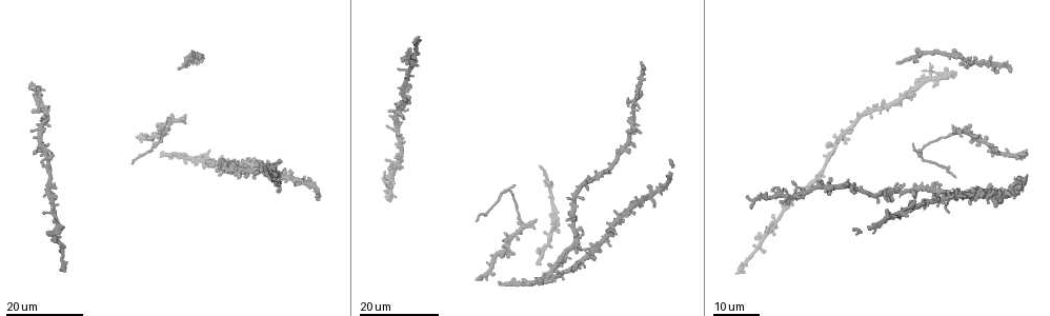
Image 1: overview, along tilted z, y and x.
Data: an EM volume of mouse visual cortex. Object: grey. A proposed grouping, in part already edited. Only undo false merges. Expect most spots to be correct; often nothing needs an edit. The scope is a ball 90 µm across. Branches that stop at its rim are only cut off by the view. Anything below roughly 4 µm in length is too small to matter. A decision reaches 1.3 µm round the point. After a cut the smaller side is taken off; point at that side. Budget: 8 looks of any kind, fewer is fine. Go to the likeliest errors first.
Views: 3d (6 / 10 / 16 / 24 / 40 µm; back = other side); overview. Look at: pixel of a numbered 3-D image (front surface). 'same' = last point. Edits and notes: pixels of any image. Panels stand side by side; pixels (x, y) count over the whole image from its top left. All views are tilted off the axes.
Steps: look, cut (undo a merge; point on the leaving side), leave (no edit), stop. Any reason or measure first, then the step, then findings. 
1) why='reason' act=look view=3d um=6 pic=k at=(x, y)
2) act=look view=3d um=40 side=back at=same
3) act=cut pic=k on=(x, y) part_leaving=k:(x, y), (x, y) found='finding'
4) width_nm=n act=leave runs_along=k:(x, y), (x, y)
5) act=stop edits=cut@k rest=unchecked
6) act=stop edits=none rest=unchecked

why='four-way junction' act=look view=3d um=16 pic=1 at=(524, 227)

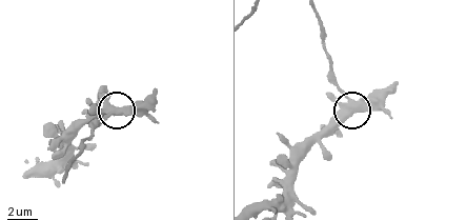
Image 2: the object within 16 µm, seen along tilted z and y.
act=look view=3d um=6 pic=2 at=(116, 111)

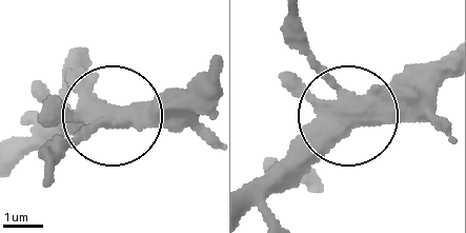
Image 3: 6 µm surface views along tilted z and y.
arms=4 act=cut pic=3 on=(64, 146) part_leaving=3:(94, 121), (47, 171) found='two cells meet here'

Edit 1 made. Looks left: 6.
act=look view=overview

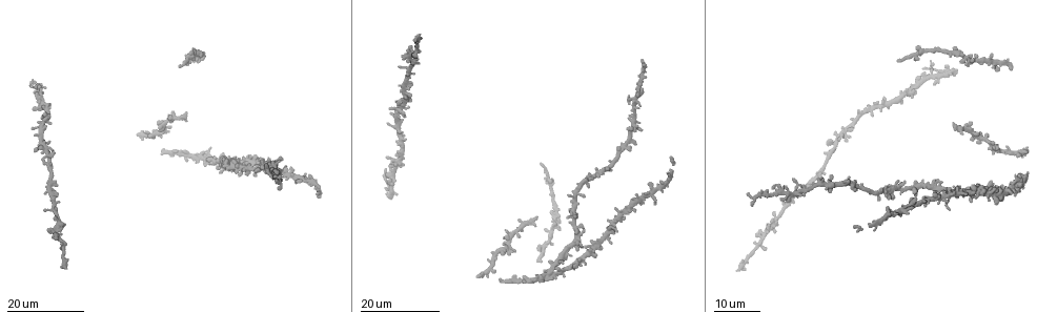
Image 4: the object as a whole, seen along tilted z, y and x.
act=look view=3d um=16 pic=4 at=(493, 264)

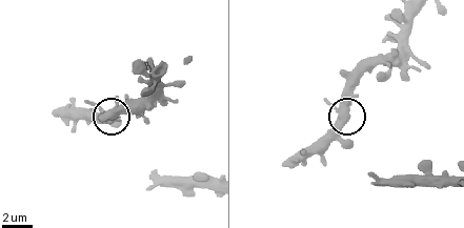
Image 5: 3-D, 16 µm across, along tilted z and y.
act=look view=3d um=10 pic=5 at=(103, 109)

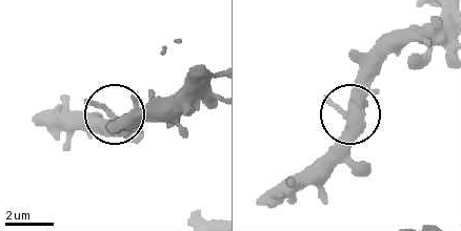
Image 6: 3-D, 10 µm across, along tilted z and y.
act=look view=3d um=6 pic=6 at=(112, 115)

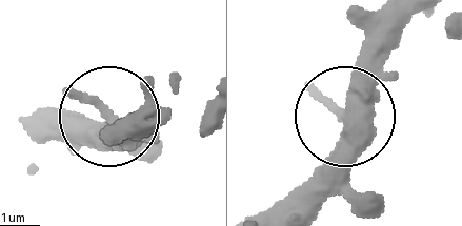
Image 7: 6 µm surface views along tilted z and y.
side_arm_um=91 act=leave runs_along=7:(412, 23), (343, 114), (357, 214) found='one cell here'

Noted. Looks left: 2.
why='small branch off a trunk' act=look view=3d um=16 pic=4 at=(828, 181)

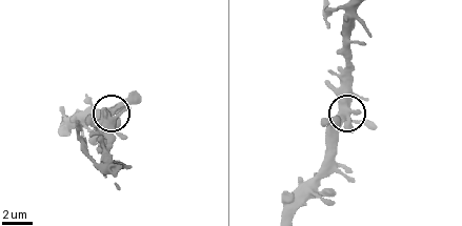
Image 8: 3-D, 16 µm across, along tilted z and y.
why='zoom in' act=look view=3d um=10 pic=8 at=(344, 118)

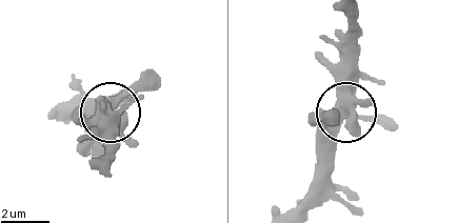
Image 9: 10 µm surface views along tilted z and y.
arms=4 act=leave found='all the same cell'

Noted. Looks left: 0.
act=stop edits=cut@3 rest=unchecked

